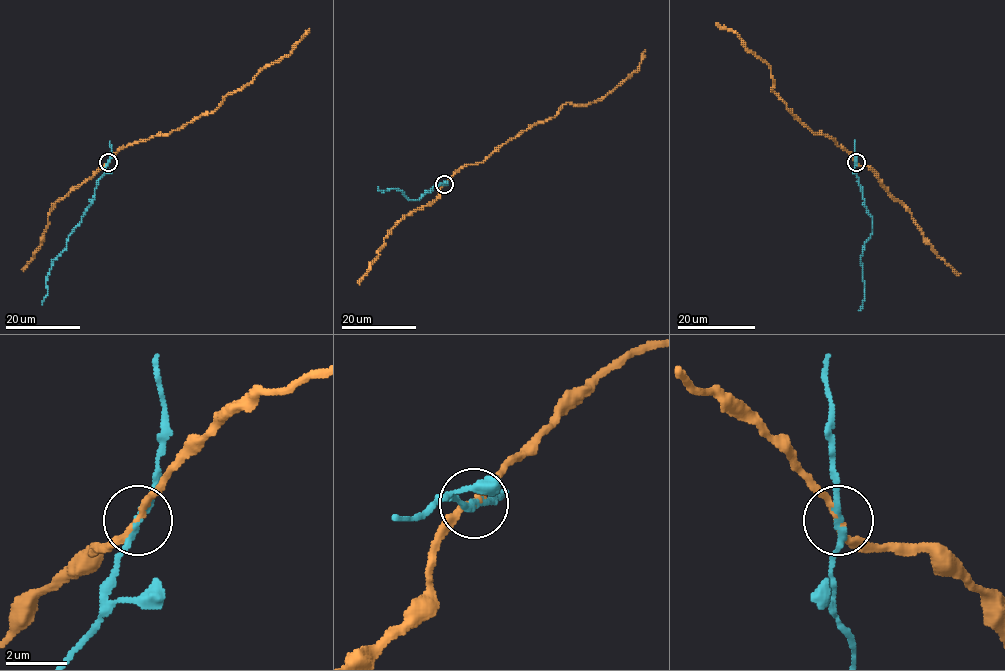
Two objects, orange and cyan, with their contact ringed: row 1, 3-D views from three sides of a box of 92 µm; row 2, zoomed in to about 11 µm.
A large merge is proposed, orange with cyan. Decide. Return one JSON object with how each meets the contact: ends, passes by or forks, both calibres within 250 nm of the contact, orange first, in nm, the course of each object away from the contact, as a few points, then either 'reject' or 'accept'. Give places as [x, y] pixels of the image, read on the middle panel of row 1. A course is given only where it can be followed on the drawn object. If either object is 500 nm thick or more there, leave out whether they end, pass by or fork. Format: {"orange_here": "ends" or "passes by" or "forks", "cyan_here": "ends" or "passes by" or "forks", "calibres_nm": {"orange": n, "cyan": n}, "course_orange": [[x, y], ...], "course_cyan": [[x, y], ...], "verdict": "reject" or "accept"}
{"orange_here": "passes by", "cyan_here": "passes by", "calibres_nm": {"orange": 190, "cyan": 220}, "course_orange": [[444, 184], [464, 166], [483, 162], [564, 104], [585, 105], [611, 92], [638, 69], [645, 49]], "course_cyan": [[444, 184], [434, 186], [419, 199], [408, 198], [403, 191], [390, 189], [383, 193], [377, 187]], "verdict": "reject"}

